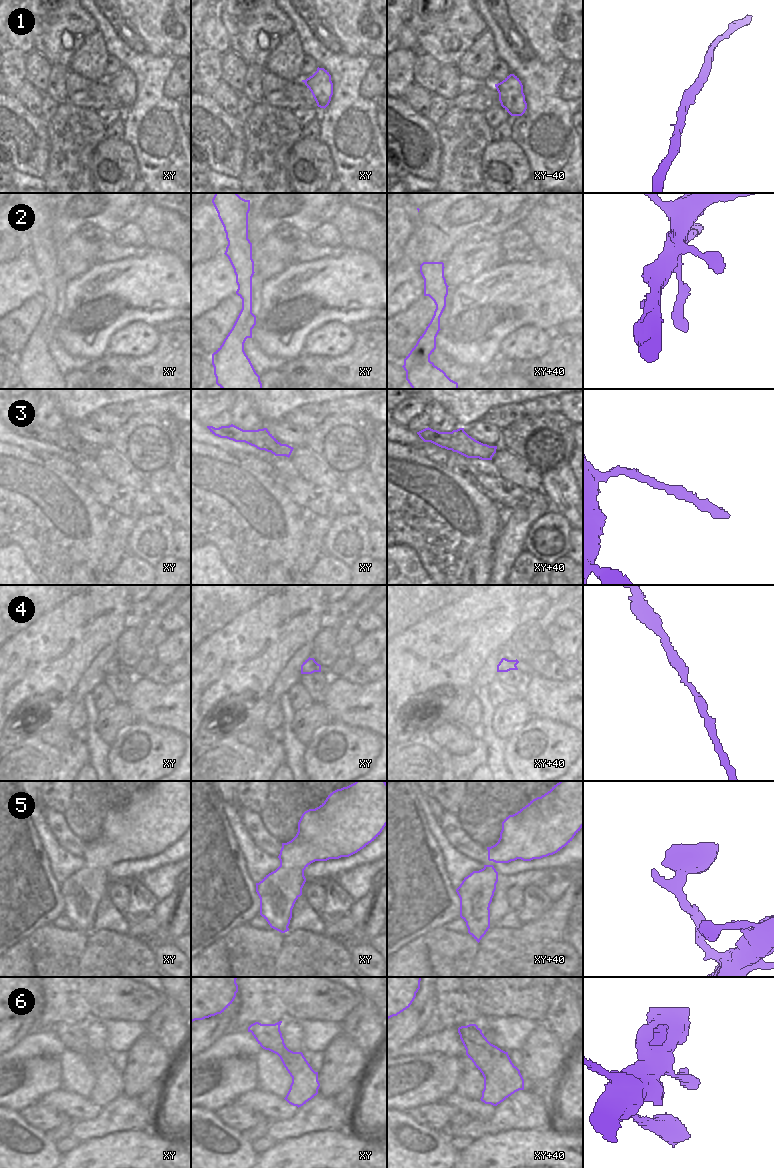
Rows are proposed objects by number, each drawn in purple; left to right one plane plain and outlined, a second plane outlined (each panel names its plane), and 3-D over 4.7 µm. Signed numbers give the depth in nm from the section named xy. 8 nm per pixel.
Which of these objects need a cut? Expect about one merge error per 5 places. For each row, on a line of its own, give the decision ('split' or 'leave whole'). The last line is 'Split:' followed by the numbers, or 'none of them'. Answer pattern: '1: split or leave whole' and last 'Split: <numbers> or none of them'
1: leave whole
2: leave whole
3: split
4: leave whole
5: split
6: leave whole
Split: 3, 5

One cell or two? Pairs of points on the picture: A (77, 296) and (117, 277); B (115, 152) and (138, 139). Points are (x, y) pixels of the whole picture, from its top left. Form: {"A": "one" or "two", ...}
{"A": "one", "B": "two"}

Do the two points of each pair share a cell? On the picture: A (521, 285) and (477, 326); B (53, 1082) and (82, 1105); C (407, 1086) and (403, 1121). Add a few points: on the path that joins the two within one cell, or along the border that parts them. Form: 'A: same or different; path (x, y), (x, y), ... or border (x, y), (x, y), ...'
A: same; path (510, 296), (488, 315)
B: different; border (60, 1088), (43, 1095), (39, 1099)
C: different; border (397, 1109), (407, 1112)

